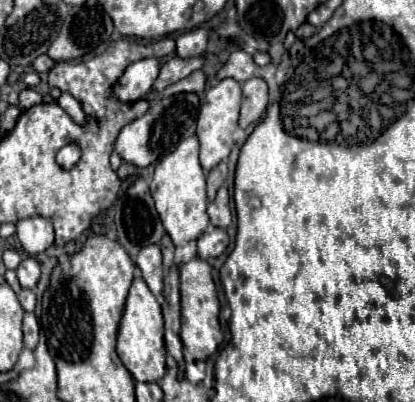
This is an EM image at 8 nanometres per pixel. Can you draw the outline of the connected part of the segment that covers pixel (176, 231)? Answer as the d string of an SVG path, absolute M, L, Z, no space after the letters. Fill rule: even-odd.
M197 136L183 140L171 154L167 154L155 166L155 174L153 174L149 188L151 188L159 218L161 218L161 222L175 246L185 246L187 242L197 240L205 232L205 228L209 224L209 216L205 212L205 208L207 208L205 174L199 164Z

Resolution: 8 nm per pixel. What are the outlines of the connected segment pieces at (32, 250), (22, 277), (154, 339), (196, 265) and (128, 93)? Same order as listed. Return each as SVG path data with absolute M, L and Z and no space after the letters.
M23 218L21 222L17 222L17 238L29 254L39 254L55 242L55 230L49 218Z
M29 256L27 260L23 260L21 266L17 268L17 278L19 278L21 288L35 288L37 280L39 280L39 274L41 274L39 262L33 256Z
M141 278L133 280L133 286L127 296L125 312L119 322L119 336L117 336L117 354L123 366L133 374L137 382L159 382L165 374L165 342L163 342L163 316L161 306L157 306L155 296L147 288Z
M191 258L179 266L179 290L181 290L181 341L186 362L207 360L217 352L223 342L223 332L219 326L219 300L211 278L211 266L207 260Z
M143 58L139 62L133 62L117 80L113 94L123 102L135 102L147 96L153 90L153 82L157 80L159 70L161 62L157 58Z

